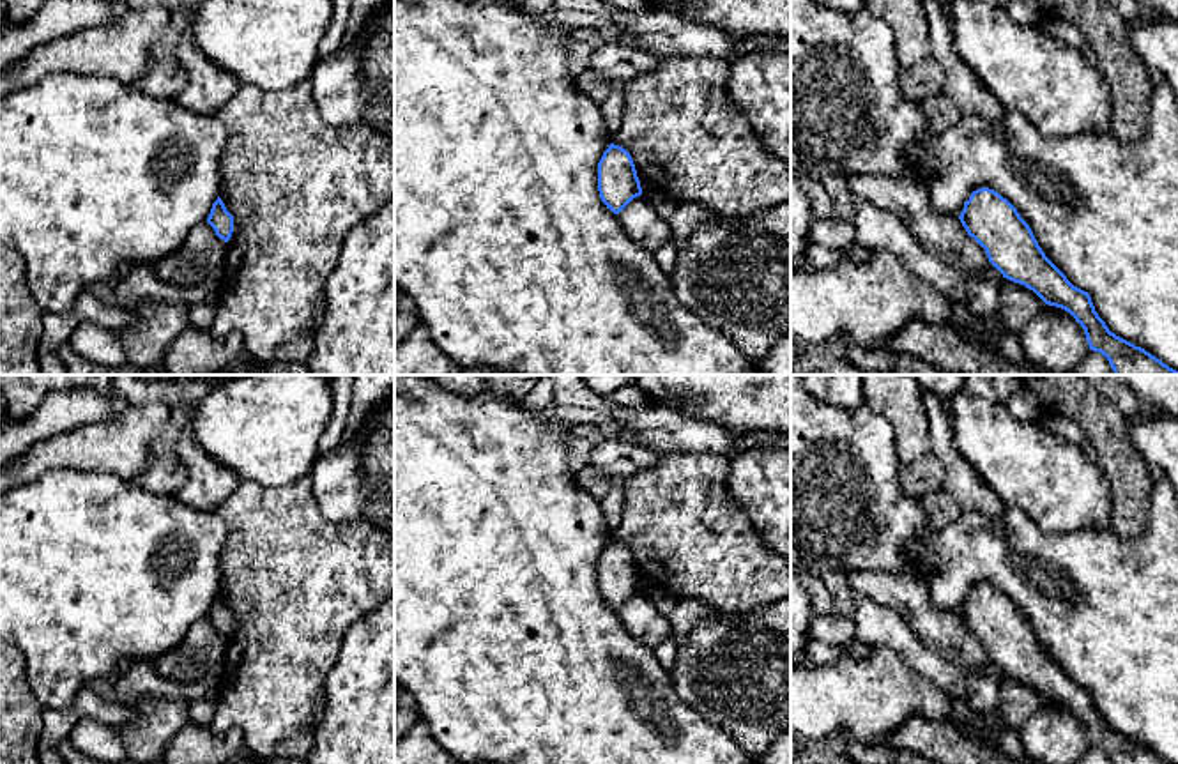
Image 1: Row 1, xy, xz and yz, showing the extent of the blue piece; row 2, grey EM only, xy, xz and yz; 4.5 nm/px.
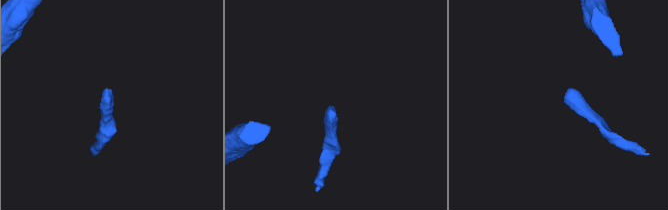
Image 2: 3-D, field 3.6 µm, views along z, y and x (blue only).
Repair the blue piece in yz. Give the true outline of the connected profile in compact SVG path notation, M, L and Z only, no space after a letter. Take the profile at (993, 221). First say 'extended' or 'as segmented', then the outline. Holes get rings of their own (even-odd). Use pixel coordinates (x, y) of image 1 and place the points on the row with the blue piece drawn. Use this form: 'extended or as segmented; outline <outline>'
as segmented; outline M989 187L973 191L959 219L1003 278L1024 285L1045 304L1074 317L1084 329L1090 350L1105 355L1114 375L1178 375L1144 348L1109 331L1090 294L1074 286L1045 256L1029 225L999 193Z

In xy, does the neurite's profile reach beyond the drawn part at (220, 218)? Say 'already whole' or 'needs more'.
already whole

